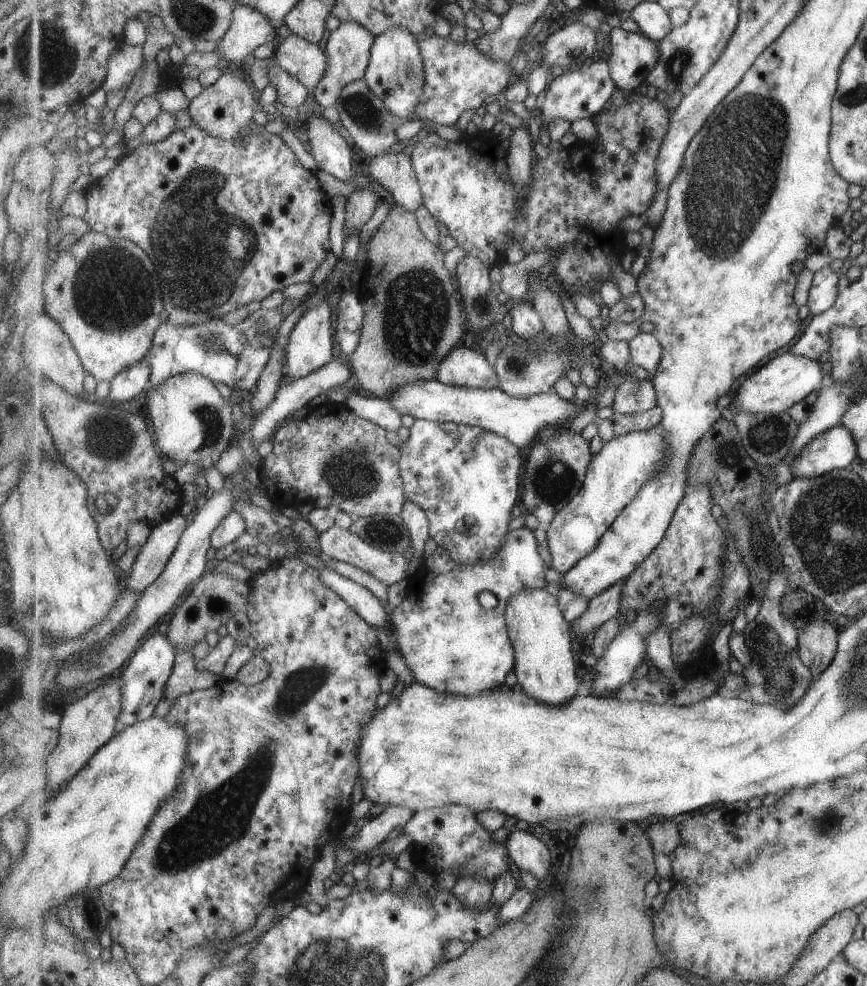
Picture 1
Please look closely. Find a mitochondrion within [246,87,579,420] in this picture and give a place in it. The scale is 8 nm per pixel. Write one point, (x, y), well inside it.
(416, 306)

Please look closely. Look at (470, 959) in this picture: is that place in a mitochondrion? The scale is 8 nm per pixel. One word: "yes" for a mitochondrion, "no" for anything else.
no

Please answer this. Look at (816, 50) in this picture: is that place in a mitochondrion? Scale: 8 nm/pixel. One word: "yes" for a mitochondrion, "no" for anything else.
no

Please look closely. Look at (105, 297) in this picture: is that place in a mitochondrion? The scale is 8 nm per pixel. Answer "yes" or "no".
yes

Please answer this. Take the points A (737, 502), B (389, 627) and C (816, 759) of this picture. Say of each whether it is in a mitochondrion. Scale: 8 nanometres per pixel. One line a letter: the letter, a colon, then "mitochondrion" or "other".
A: other
B: other
C: other

